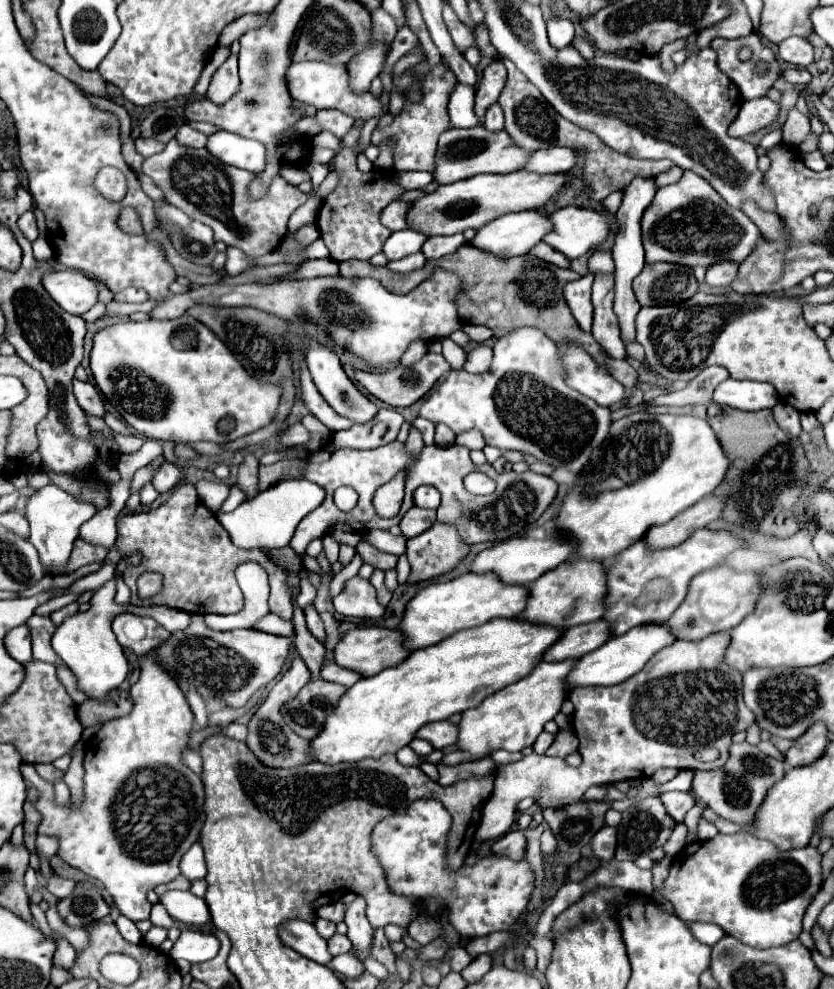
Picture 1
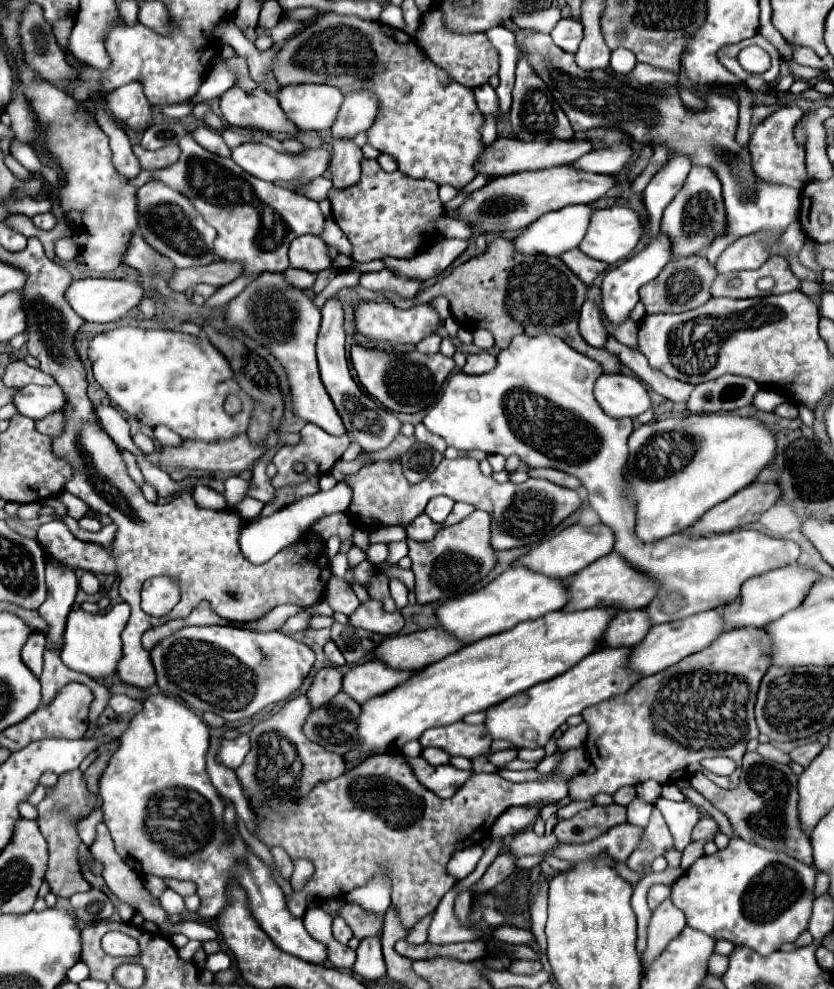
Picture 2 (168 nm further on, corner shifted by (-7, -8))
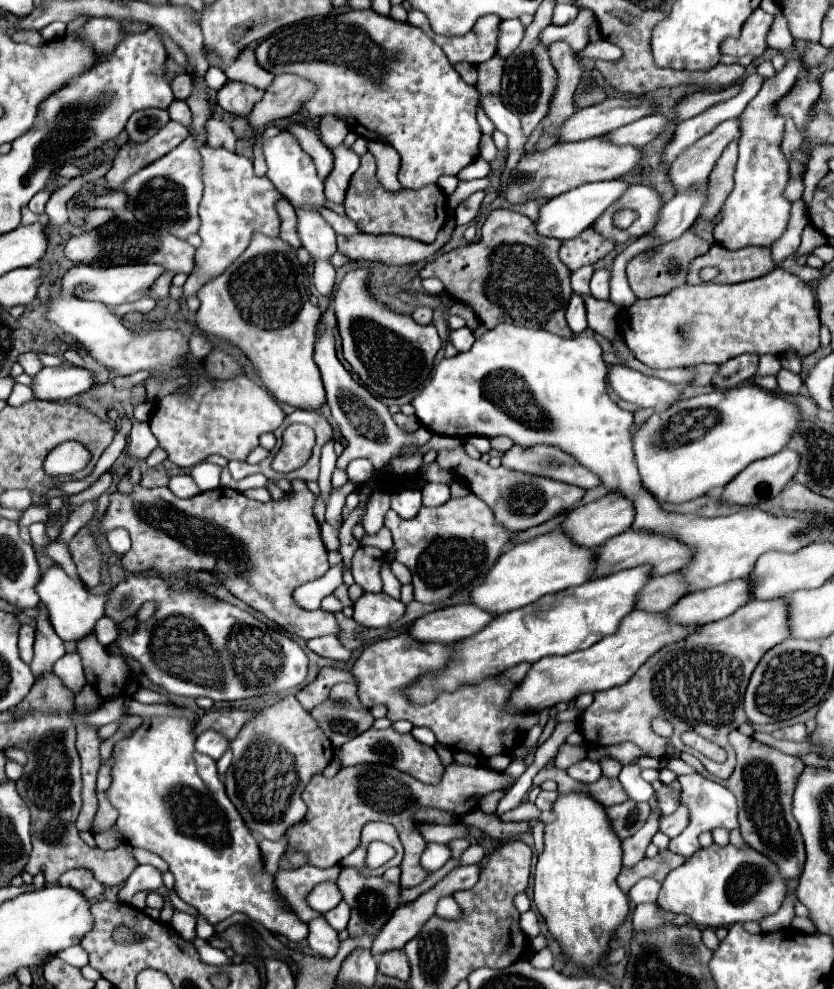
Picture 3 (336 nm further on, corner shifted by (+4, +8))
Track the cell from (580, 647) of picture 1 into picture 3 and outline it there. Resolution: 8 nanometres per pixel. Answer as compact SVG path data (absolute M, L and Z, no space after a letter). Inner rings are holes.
M679 572L669 574L669 576L657 576L657 578L651 578L639 590L635 610L665 612L681 596L685 596L685 586L683 586L683 580L681 580Z

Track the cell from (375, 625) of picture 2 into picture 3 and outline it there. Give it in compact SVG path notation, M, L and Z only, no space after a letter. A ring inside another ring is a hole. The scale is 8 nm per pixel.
M365 592L355 604L353 604L353 620L361 626L369 628L383 628L399 620L405 612L405 604L401 600L395 600L383 592L371 594Z

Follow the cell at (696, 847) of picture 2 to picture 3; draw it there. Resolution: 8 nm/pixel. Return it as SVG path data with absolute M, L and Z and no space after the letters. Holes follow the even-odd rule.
M691 774L691 776L679 776L677 778L679 784L681 784L681 802L685 806L689 806L689 812L691 812L691 822L689 826L675 838L671 838L669 842L669 850L675 852L675 854L681 854L681 856L691 856L697 848L699 848L699 842L697 842L697 836L701 832L711 832L713 828L737 828L737 802L735 802L735 796L721 784L713 782L713 780L707 780L703 778L701 774Z

